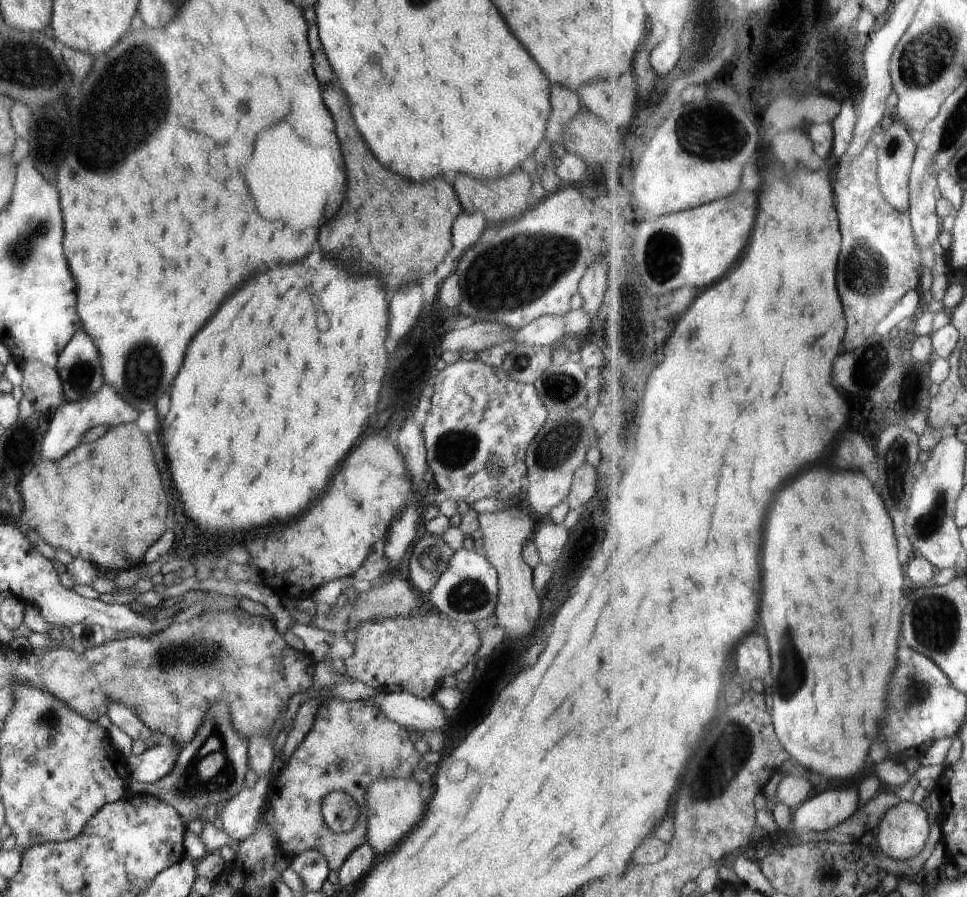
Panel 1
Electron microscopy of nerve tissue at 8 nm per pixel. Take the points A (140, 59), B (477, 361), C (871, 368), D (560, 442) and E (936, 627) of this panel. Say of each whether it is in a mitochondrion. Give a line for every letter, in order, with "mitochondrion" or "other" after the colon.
A: mitochondrion
B: other
C: mitochondrion
D: mitochondrion
E: mitochondrion

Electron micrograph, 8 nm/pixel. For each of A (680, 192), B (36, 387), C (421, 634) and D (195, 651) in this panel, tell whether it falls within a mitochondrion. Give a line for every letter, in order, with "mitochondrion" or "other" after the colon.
A: other
B: other
C: mitochondrion
D: mitochondrion

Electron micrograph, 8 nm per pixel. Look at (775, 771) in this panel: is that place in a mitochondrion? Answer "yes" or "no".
no

